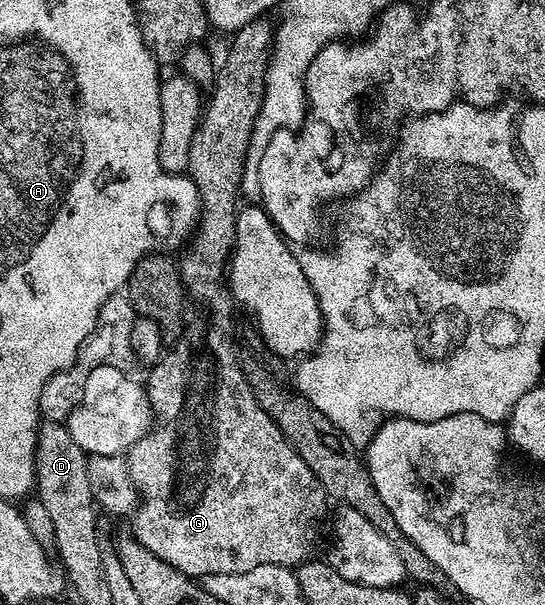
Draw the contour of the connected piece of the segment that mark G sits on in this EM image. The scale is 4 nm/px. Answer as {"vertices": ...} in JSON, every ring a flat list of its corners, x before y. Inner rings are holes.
{"vertices":[[266,17,256,18,248,25,241,27,239,31,233,32,231,39,234,40,231,41,230,48,227,49,222,63,220,59,220,66,217,68,213,84,209,88,209,91,211,90,210,95,208,91,208,98,205,100,204,110,198,121,198,128,192,137,192,145,188,149,186,171,189,174,192,186,198,190,200,214,197,228,189,240,189,242,191,241,190,248,183,253,182,263,180,259,180,278,187,296,191,300,194,298,204,310,210,311,211,323,204,324,199,331,190,331,187,335,180,336,178,344,171,351,169,348,161,359,149,368,150,376,144,379,144,386,150,402,153,426,146,432,144,438,130,447,125,456,128,473,136,485,139,496,138,510,132,516,132,522,134,522,132,537,140,545,144,545,144,549,148,549,153,555,160,557,160,561,172,565,180,573,191,577,205,577,216,573,248,573,248,569,256,569,256,565,276,565,277,563,281,567,293,568,295,565,307,562,313,556,310,554,318,547,318,538,322,535,322,518,326,515,327,505,330,505,326,491,321,487,320,481,316,481,312,469,308,469,308,465,304,465,300,453,296,453,293,445,284,437,284,433,280,433,276,421,272,421,272,417,268,417,268,413,264,413,264,409,260,409,260,405,242,372,239,352,234,352,234,343,230,340,232,300,227,294,228,287,224,282,224,272,227,270,227,260,229,260,236,242,236,216,240,210,238,199,240,200,240,188,246,166,246,150,250,148,250,135,254,132,254,122,264,99,266,70,270,64,274,46,275,28,268,20,269,18]]}

